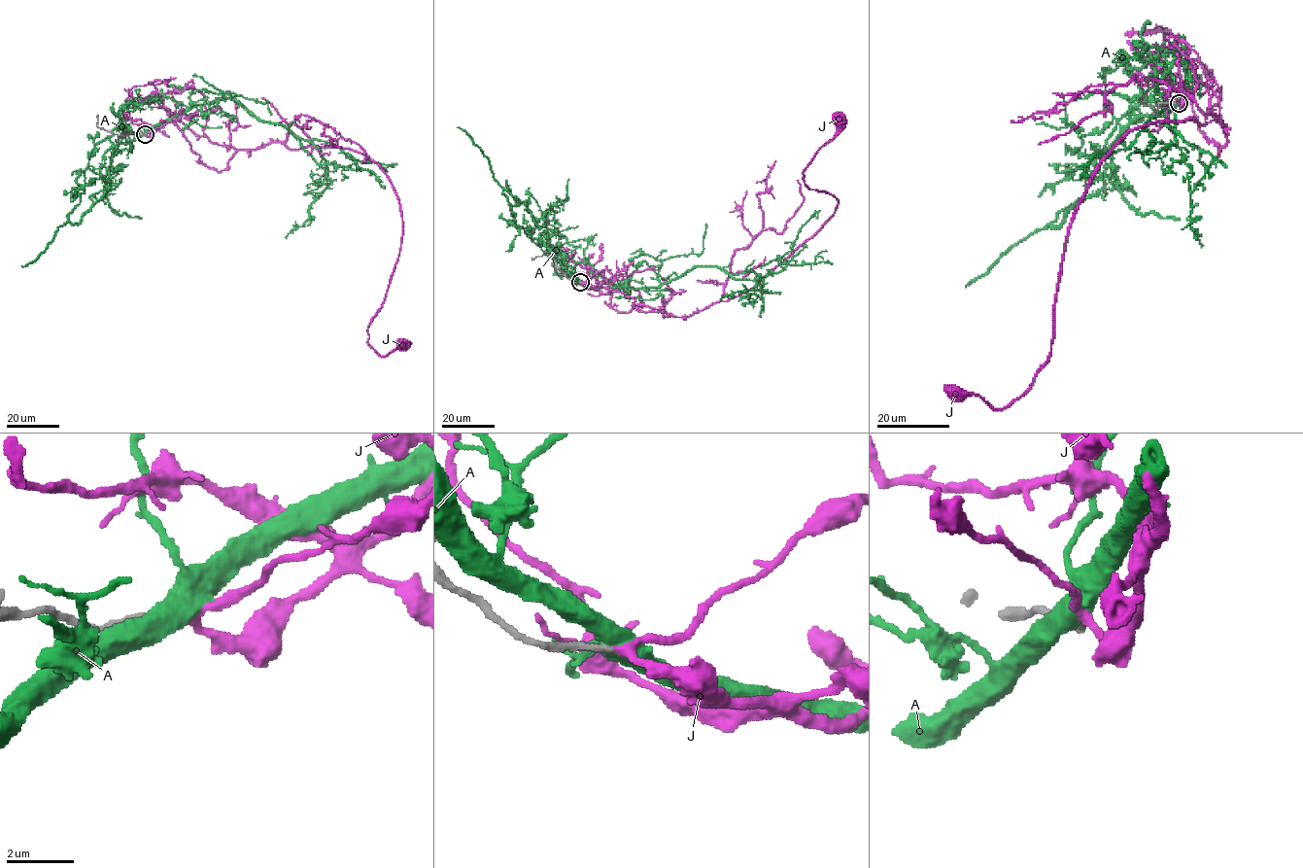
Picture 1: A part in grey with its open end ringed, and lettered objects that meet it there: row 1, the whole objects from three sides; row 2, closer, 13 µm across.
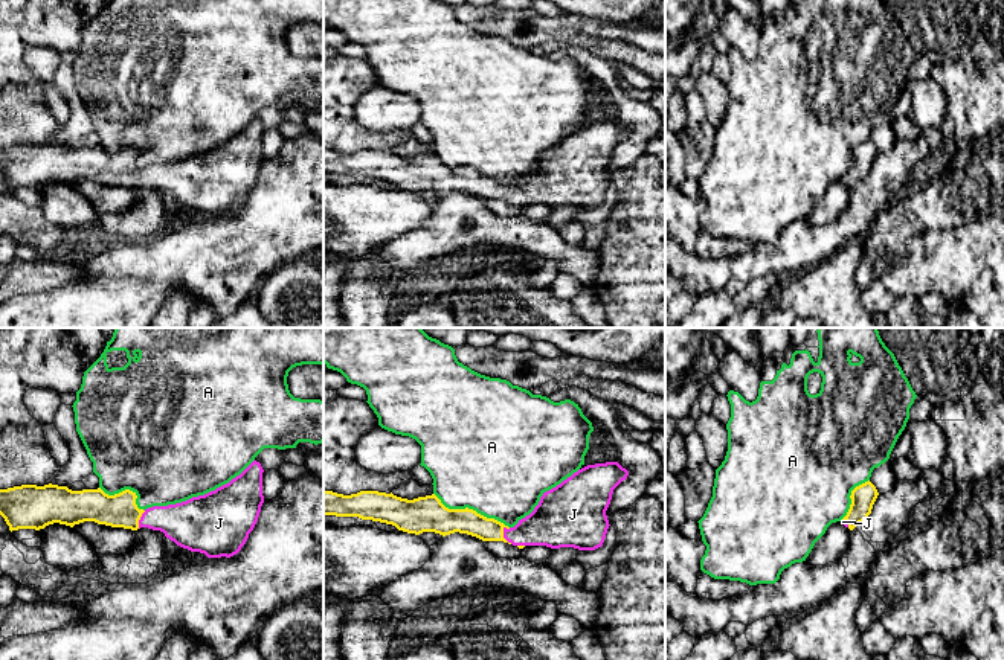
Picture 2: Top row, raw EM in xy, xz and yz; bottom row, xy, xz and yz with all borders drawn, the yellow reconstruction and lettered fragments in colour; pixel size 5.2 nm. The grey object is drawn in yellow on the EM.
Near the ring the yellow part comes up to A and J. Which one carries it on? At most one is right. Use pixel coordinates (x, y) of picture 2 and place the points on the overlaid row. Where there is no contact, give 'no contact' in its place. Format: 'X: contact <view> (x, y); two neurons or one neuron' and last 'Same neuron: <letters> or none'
A: contact xz (470, 509); two neurons
J: contact xz (502, 535); one neuron
Same neuron: J

